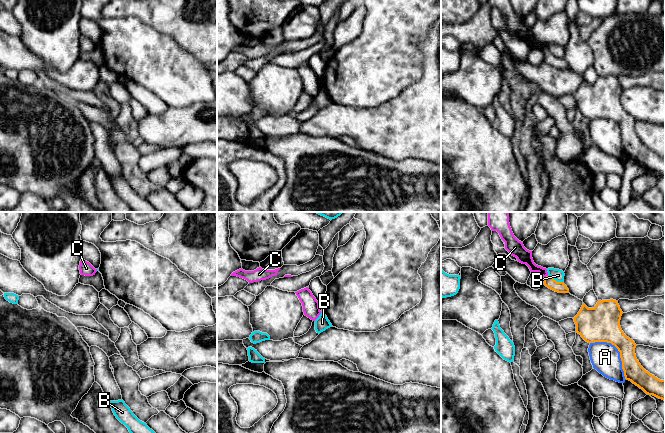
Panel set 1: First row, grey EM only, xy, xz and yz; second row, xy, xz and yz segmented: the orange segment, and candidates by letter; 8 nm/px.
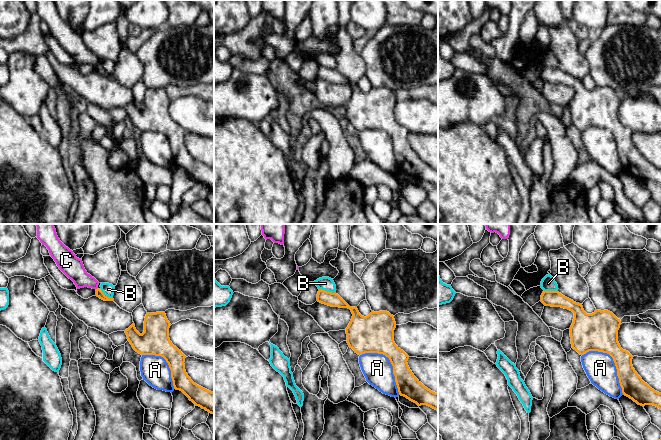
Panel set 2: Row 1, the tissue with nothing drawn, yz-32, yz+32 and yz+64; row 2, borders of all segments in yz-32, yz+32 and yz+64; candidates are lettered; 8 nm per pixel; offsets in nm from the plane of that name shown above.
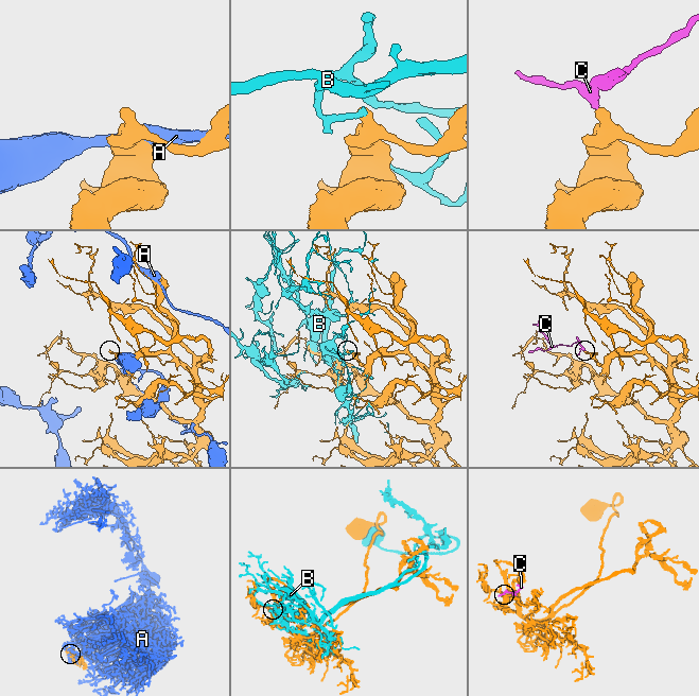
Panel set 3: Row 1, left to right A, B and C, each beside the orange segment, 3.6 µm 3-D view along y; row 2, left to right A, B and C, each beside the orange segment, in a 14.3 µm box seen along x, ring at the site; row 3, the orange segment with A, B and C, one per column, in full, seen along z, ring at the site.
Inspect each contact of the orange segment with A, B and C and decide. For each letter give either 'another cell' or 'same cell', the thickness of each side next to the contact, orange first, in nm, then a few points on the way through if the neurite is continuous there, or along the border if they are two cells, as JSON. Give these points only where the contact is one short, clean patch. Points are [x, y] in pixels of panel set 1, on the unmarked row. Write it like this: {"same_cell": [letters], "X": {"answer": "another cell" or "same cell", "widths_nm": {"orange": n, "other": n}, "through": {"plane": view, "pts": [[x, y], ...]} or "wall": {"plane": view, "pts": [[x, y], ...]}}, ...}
{"same_cell": ["C"], "A": {"answer": "another cell", "widths_nm": {"orange": 280, "other": 240}}, "B": {"answer": "another cell", "widths_nm": {"orange": 90, "other": 90}}, "C": {"answer": "same cell", "widths_nm": {"orange": 90, "other": 120}, "through": {"plane": "yz", "pts": [[560, 63], [555, 62], [546, 52], [524, 32]]}}}

